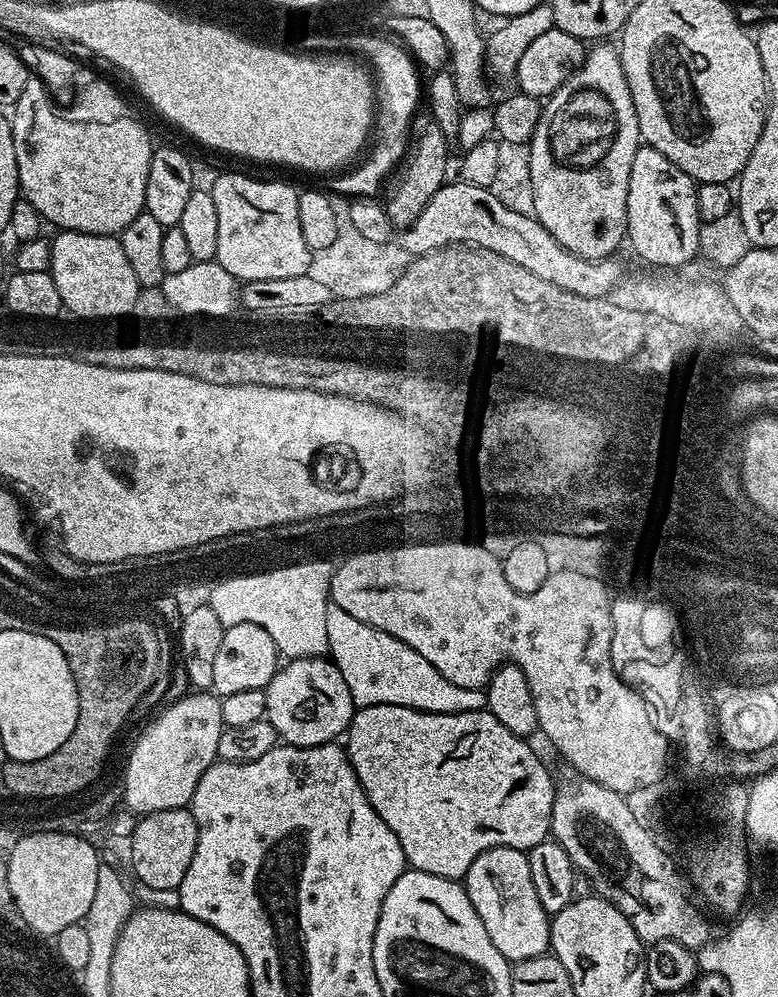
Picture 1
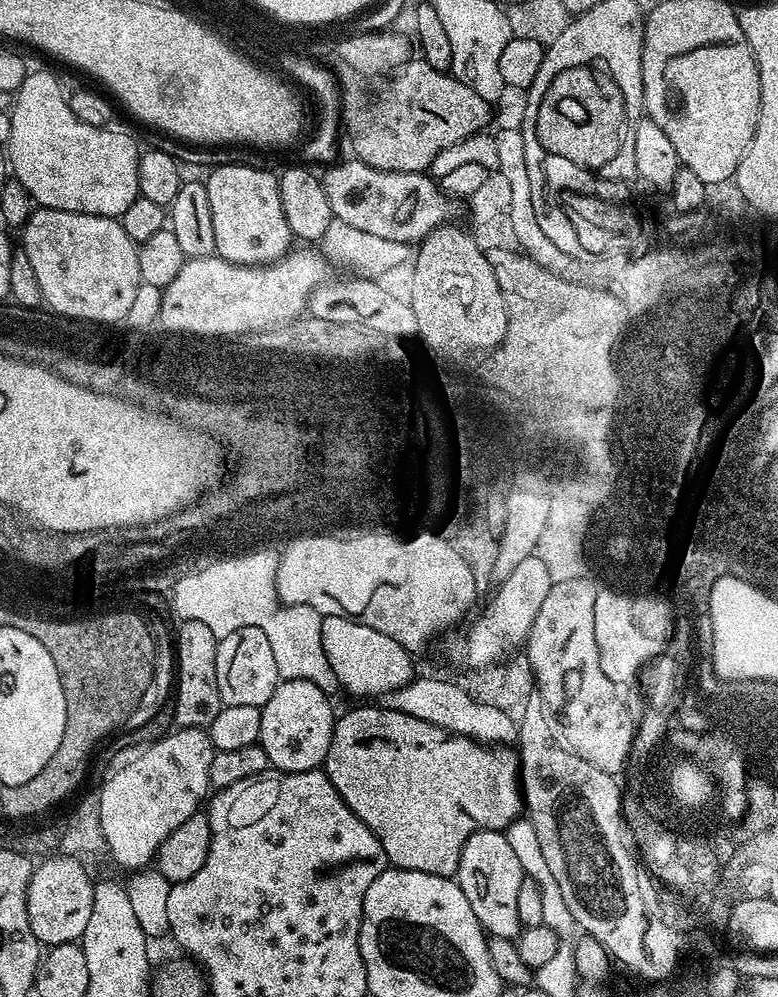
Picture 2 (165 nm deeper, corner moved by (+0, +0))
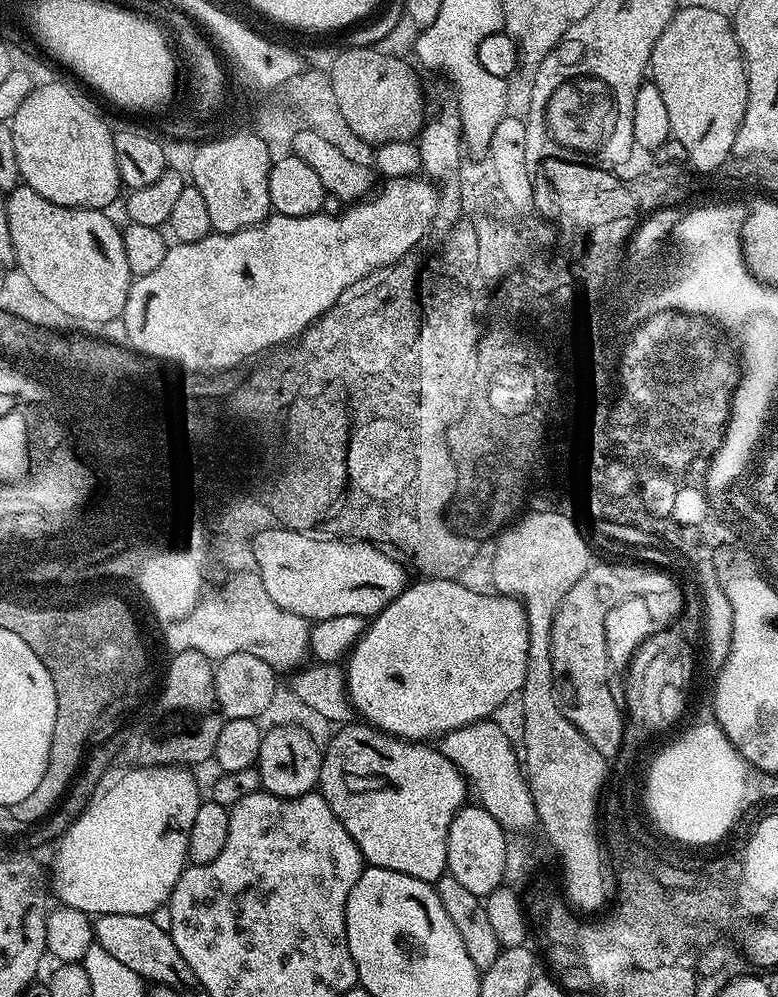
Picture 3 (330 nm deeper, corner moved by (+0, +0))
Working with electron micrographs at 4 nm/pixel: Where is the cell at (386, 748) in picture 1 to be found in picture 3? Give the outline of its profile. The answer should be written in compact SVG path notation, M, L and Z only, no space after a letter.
M363 722L345 723L323 749L318 791L321 796L326 798L330 810L334 810L338 822L342 822L342 826L346 826L346 834L350 834L350 838L354 838L358 850L364 855L365 861L371 867L394 870L406 874L410 878L418 878L429 882L436 882L448 872L448 831L450 830L450 822L457 812L465 807L467 800L464 799L470 796L470 788L463 773L441 754L439 747L429 746L427 743L415 740L399 740L396 736L390 735L389 732L380 732L372 725Z

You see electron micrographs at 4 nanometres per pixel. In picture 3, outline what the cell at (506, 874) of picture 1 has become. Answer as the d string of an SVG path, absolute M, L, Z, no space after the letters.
M465 806L450 822L448 831L448 872L470 890L470 894L481 898L503 885L503 870L510 847L505 828L481 806Z

